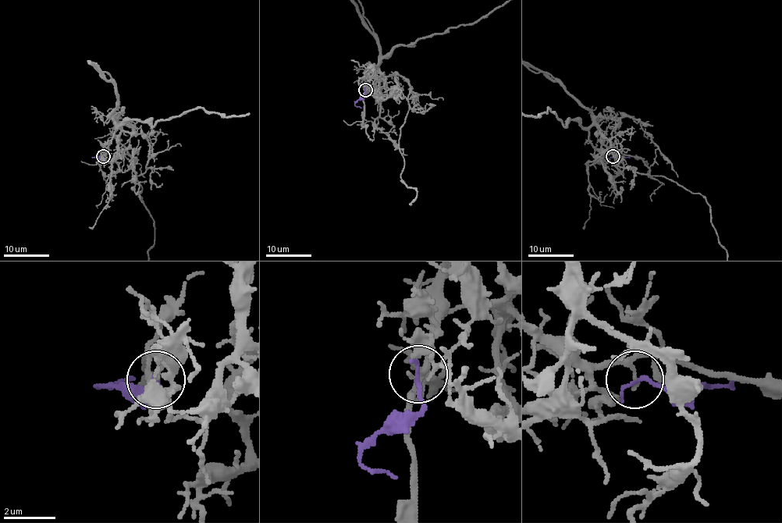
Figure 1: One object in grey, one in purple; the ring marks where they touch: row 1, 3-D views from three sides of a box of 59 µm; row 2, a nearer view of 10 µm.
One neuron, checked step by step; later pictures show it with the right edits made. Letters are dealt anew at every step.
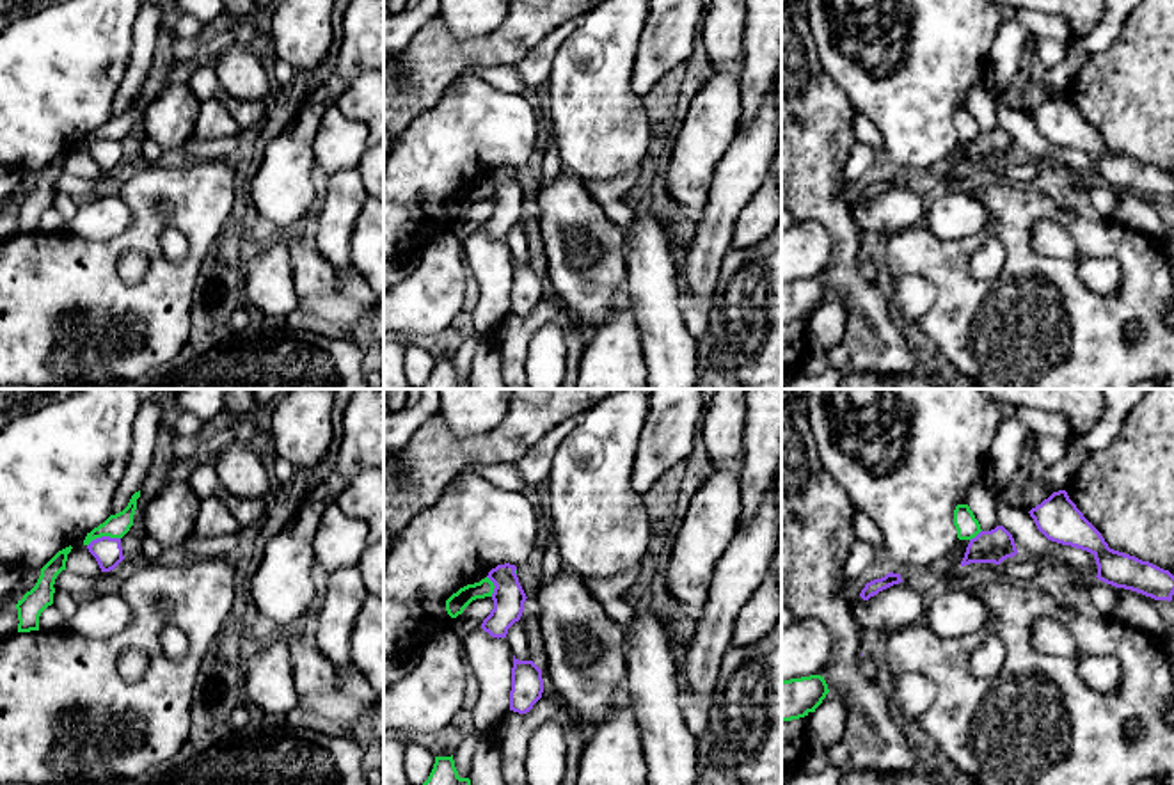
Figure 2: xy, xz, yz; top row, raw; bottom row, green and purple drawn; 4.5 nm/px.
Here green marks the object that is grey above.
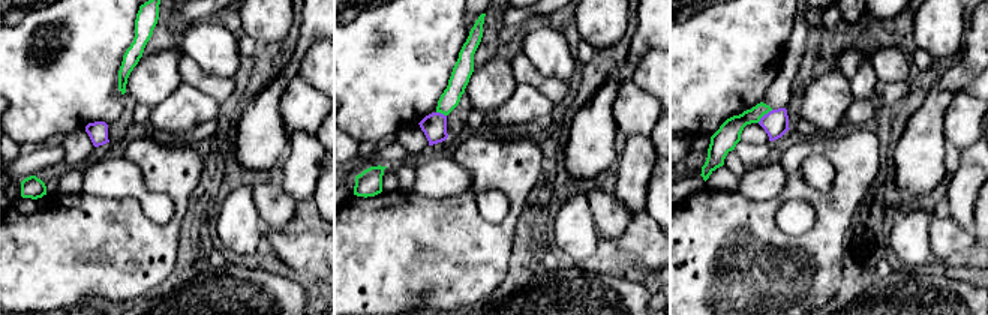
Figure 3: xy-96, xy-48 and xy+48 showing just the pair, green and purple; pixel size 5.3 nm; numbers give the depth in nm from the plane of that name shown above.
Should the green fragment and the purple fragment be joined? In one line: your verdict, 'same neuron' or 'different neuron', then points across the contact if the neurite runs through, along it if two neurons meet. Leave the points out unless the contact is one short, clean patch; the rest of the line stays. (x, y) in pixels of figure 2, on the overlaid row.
different neuron; border xy (119, 537), (96, 537), (87, 546)

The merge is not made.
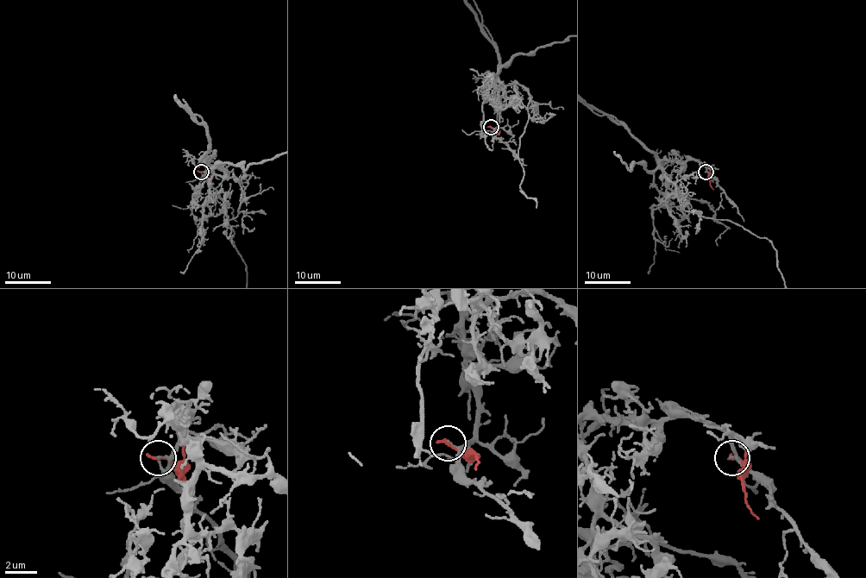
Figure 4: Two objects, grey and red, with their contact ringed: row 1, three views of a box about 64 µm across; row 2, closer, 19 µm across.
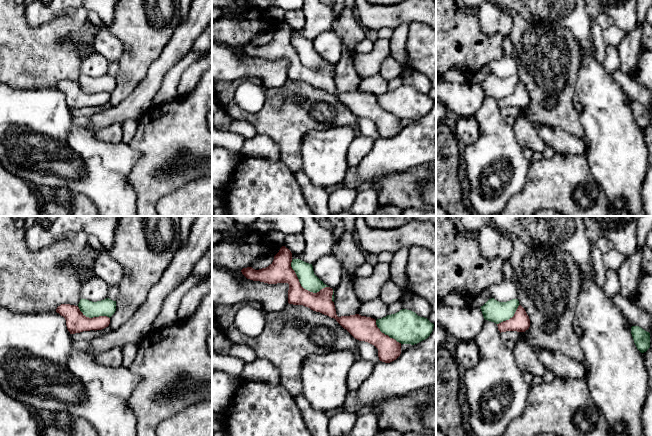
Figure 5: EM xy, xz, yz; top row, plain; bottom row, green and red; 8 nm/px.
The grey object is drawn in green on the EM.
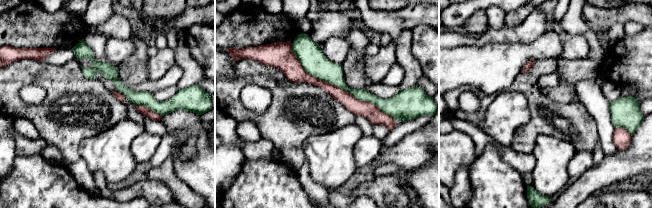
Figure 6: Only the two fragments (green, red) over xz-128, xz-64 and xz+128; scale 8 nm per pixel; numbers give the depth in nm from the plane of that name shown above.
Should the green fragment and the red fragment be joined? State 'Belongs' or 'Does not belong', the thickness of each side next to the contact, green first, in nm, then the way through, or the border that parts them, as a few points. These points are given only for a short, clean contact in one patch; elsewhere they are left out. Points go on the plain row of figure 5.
Does not belong. Thickness 140 nm (green) against 190 nm

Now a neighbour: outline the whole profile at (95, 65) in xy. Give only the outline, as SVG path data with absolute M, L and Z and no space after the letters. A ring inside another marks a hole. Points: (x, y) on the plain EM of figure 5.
M95 52L81 60L81 74L92 78L104 76L108 73L109 61Z

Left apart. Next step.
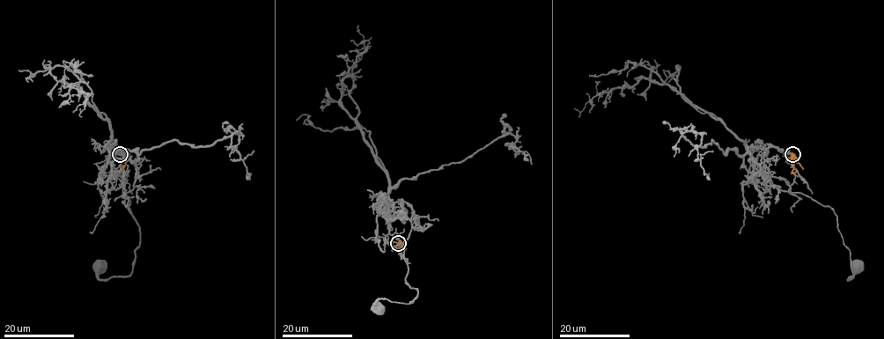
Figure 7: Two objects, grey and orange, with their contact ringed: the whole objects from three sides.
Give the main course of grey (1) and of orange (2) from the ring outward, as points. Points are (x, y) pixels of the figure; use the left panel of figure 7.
1: (120, 153), (108, 147), (135, 166), (134, 187), (126, 195), (140, 244), (128, 276), (100, 280), (99, 266)
2: (120, 153), (125, 162), (123, 172), (128, 176)

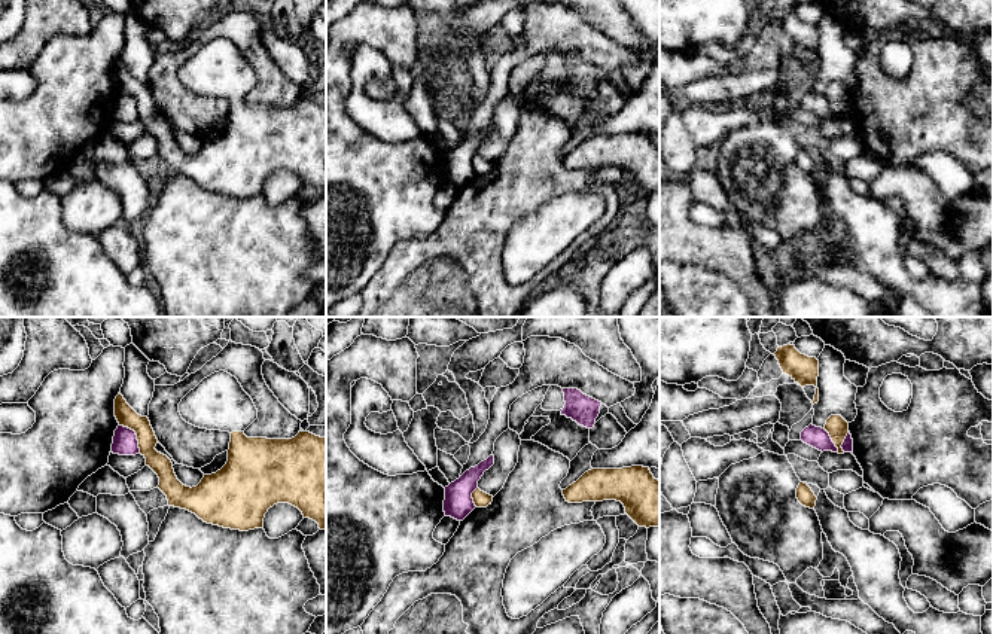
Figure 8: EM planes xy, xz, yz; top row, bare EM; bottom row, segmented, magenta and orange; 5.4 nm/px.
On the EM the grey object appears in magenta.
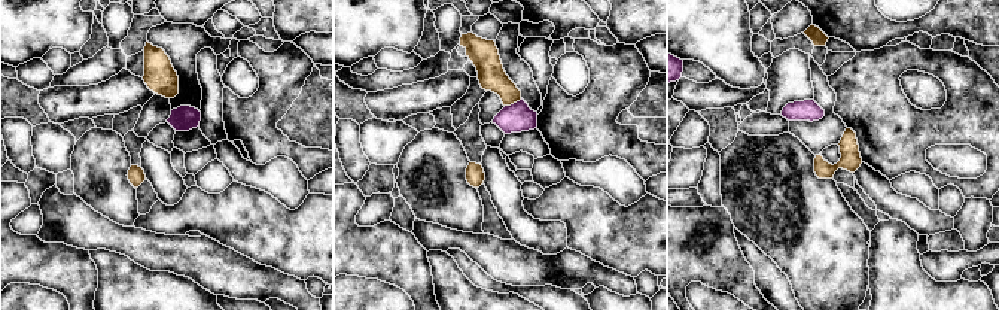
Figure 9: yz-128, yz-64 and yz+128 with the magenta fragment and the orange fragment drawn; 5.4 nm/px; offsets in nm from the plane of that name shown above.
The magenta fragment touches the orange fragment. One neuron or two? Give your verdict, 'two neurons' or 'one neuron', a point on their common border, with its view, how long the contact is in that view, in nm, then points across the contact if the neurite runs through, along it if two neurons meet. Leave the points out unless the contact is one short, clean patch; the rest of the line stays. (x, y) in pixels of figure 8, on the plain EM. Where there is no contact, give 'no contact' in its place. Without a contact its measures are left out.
two neurons; meets magenta in yz at (831, 107); contact 180 nm long; border along yz (824, 94), (831, 107), (844, 118)

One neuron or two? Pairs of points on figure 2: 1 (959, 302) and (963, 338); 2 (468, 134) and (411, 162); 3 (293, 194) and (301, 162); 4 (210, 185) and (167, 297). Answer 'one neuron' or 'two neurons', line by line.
1: one neuron
2: one neuron
3: one neuron
4: one neuron

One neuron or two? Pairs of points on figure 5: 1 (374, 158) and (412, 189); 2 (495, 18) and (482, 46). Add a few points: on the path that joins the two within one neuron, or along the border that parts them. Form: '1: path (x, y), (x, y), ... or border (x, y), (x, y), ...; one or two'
1: border (408, 170), (402, 173), (384, 174), (371, 181); two
2: border (477, 13), (484, 32), (504, 37); two

